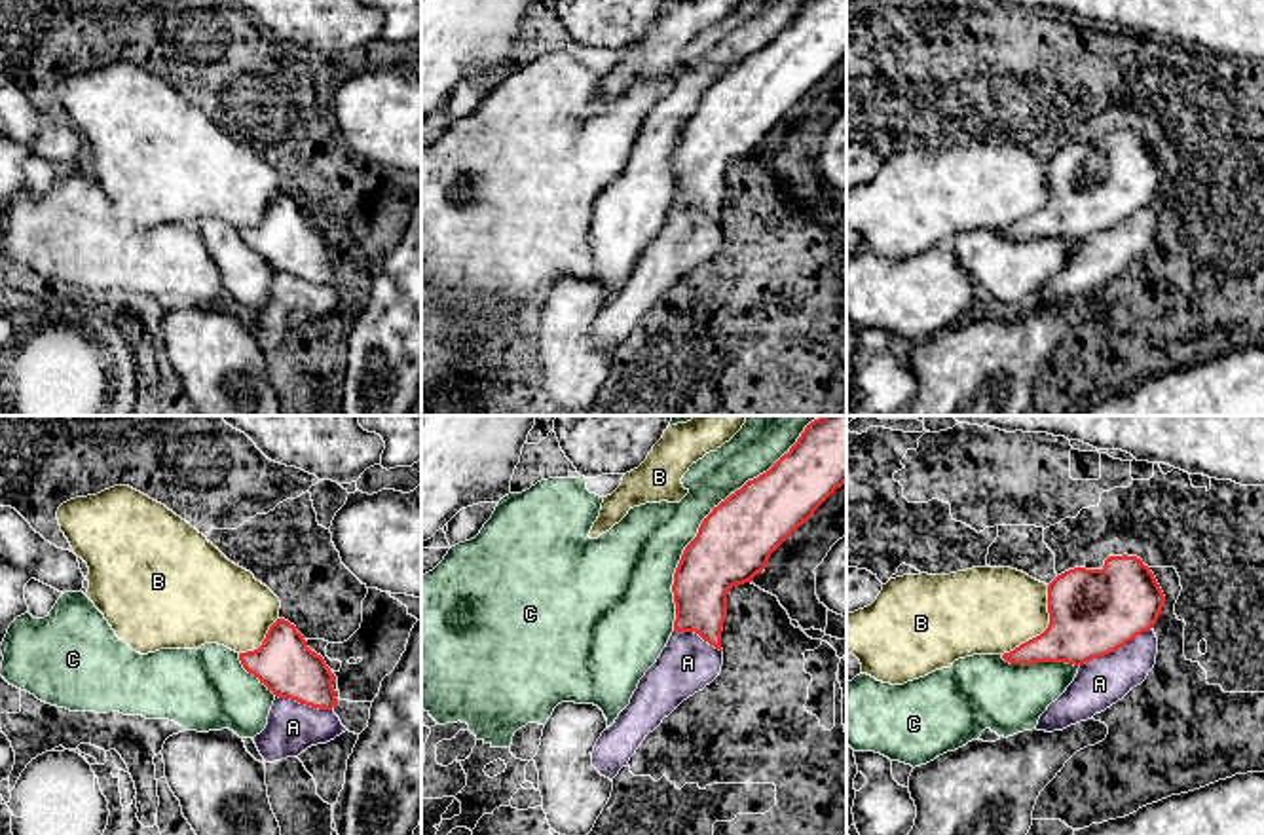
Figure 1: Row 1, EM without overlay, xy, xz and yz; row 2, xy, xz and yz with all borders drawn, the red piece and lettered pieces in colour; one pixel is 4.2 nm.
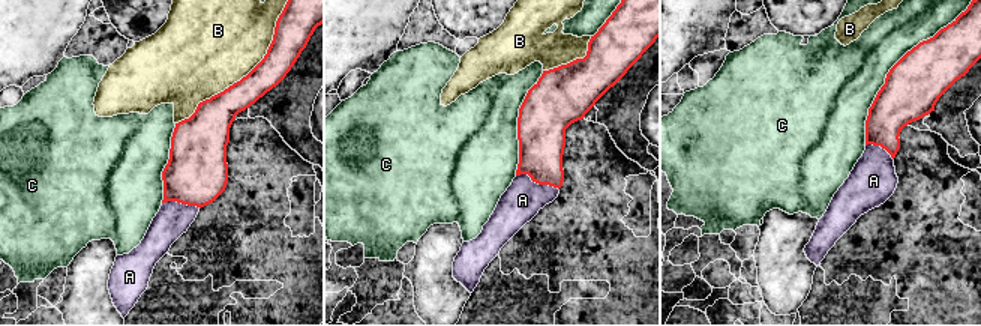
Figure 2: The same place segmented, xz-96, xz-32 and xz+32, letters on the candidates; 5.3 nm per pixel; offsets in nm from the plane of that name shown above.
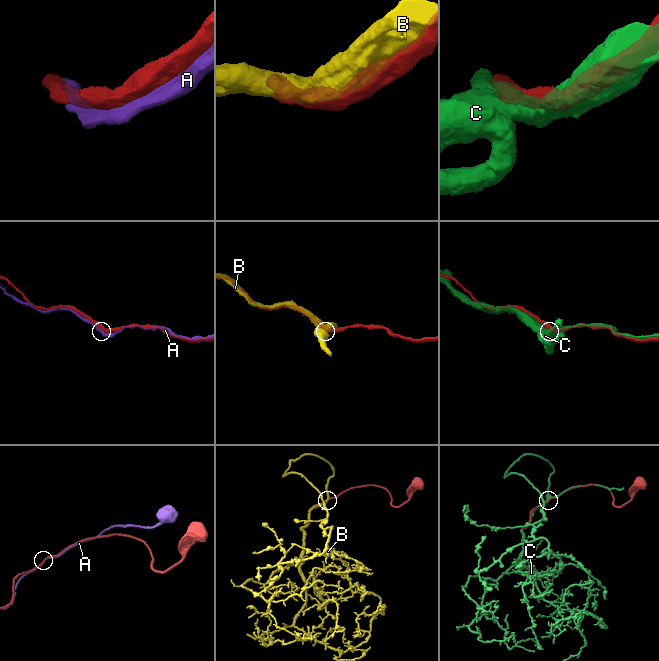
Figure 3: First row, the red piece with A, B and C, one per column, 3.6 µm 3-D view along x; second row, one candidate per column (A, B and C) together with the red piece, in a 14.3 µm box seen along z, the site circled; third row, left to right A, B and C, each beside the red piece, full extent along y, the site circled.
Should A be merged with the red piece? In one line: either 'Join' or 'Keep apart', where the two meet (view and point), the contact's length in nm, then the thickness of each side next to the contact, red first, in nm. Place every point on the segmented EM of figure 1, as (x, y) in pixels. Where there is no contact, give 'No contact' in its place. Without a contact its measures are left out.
Keep apart. Touches red at yz (1115, 649). Shared border 340 nm. Thickness 360 nm (red) against 200 nm

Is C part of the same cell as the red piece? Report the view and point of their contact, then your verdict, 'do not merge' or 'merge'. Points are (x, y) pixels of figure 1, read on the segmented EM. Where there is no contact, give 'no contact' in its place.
contact xz (712, 511); do not merge

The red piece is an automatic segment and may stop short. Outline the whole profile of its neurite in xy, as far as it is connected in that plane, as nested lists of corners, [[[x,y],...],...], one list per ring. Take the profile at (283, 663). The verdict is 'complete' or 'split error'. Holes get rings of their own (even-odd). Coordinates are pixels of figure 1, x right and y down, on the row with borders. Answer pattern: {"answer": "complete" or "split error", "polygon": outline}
{"answer": "complete", "polygon": [[[277,619],[262,645],[239,653],[243,668],[279,698],[332,710],[338,704],[334,674],[325,659],[307,647],[304,636],[285,619]]]}

